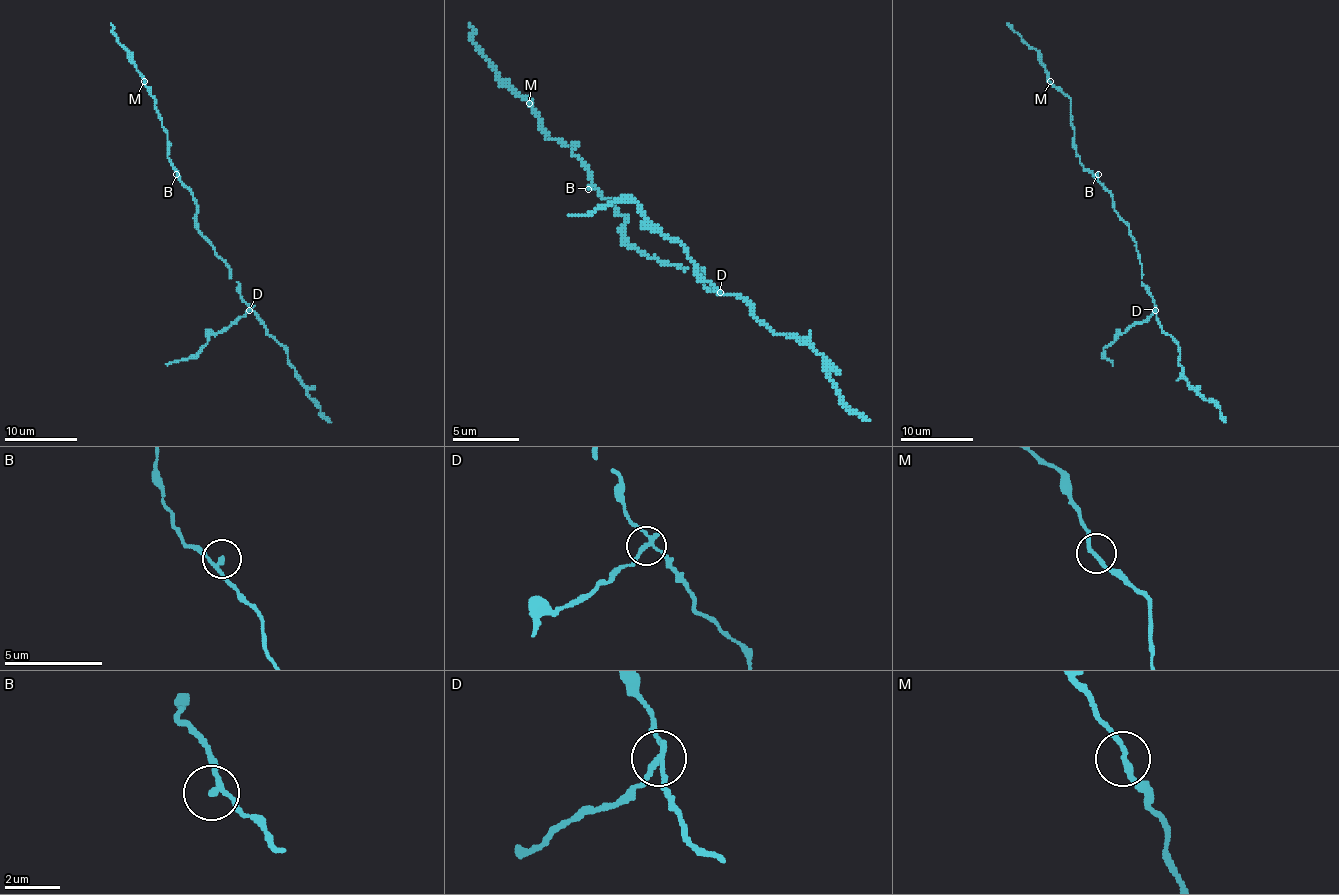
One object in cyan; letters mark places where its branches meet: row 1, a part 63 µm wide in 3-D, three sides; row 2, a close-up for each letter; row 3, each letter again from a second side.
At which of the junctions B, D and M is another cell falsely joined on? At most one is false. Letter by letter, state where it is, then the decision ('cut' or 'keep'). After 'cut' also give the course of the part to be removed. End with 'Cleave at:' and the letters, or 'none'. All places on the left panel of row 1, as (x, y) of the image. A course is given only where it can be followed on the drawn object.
B: place (176, 174); keep
D: place (249, 310); cut; course (249, 309), (236, 322), (211, 335), (200, 349), (187, 358), (165, 364)
M: place (144, 81); keep
Cleave at: D

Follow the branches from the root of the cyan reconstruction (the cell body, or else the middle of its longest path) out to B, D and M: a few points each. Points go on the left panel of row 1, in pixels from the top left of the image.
B: (198, 229), (196, 202), (176, 174)
D: (198, 229), (229, 269), (229, 276), (238, 284), (238, 293), (249, 309)
M: (198, 229), (196, 202), (169, 161), (167, 130), (162, 125), (154, 98), (144, 81)

